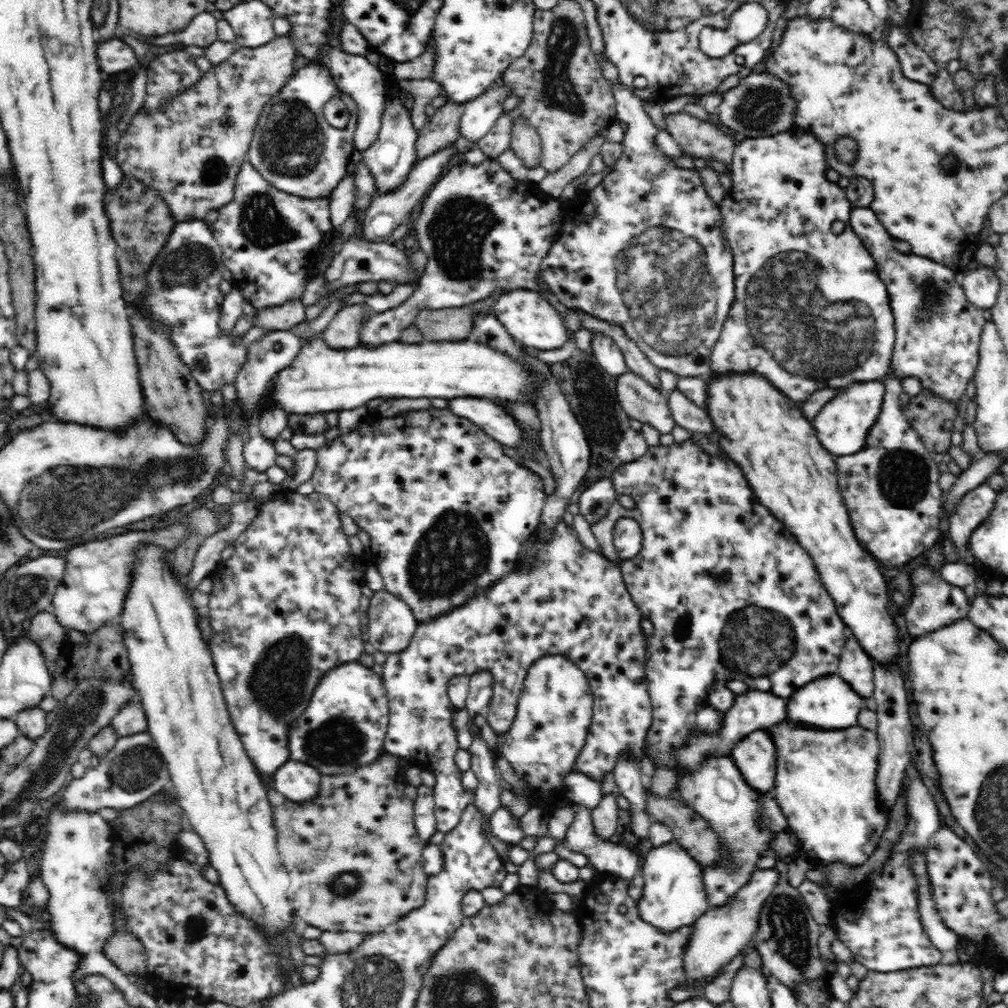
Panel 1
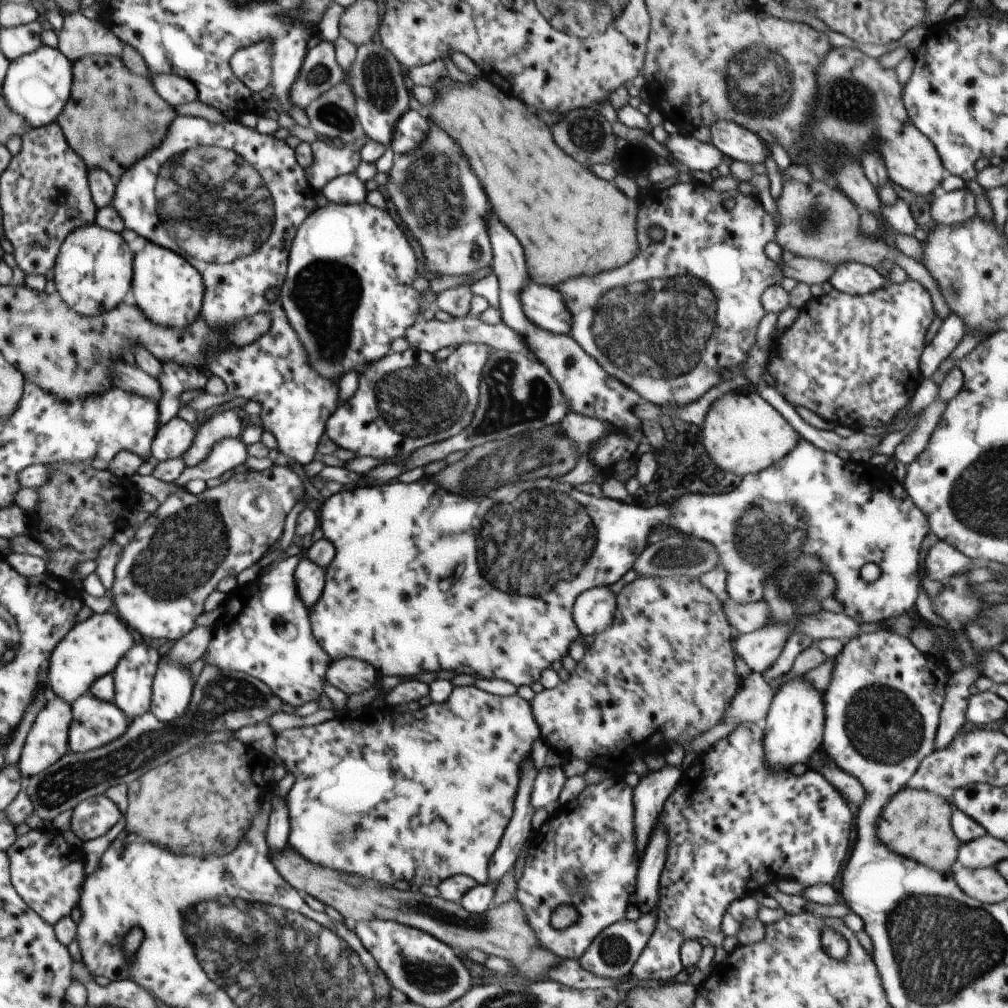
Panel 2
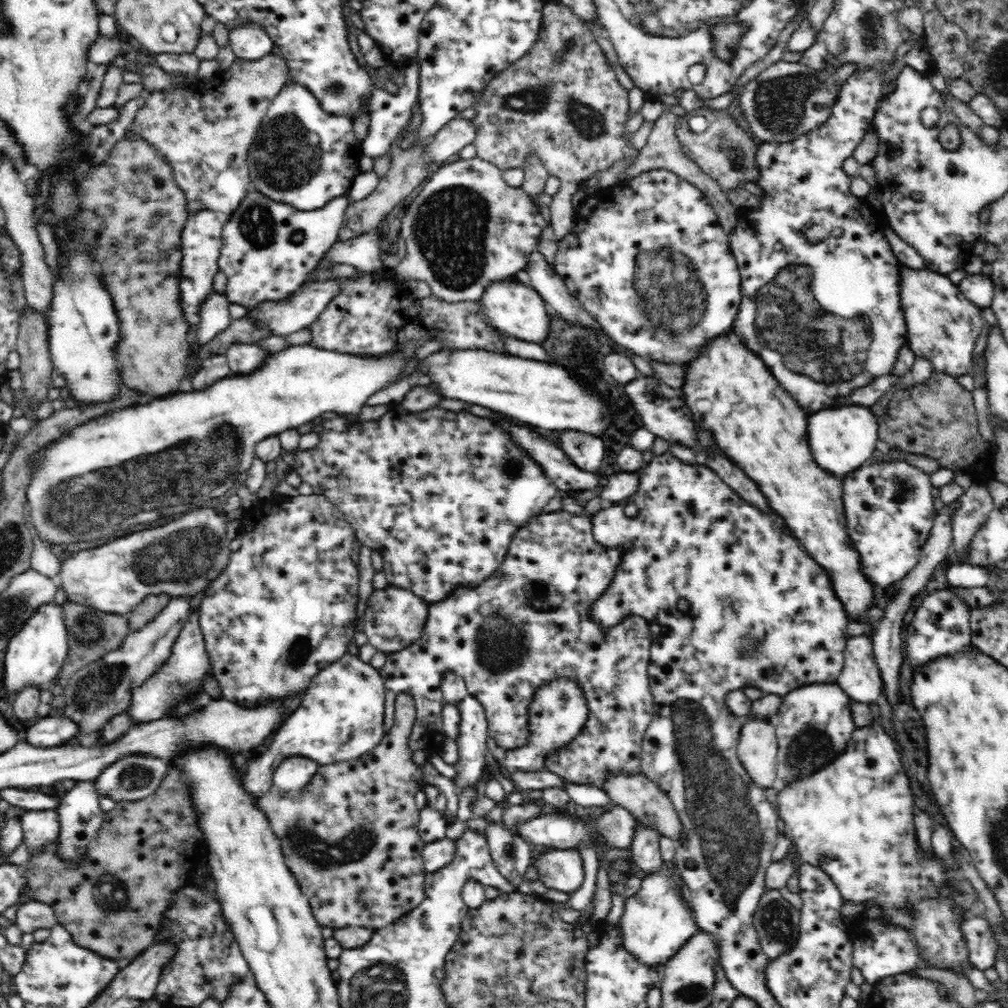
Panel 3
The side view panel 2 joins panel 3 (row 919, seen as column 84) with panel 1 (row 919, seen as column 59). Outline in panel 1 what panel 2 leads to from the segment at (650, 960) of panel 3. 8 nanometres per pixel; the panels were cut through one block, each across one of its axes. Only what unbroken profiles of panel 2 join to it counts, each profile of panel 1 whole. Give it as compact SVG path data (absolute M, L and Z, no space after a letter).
M676 839L664 843L664 846L652 847L641 857L640 875L643 877L644 892L636 902L640 917L664 930L665 934L670 934L678 927L694 924L709 909L703 870Z

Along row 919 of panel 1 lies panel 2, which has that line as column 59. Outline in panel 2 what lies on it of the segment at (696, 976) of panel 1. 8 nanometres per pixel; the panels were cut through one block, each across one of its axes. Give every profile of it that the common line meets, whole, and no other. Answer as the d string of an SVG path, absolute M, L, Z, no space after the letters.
M51 696L30 727L17 762L25 780L46 771L51 764L58 762L67 754L70 750L70 730L74 720L75 716L71 702L62 700L58 696Z

